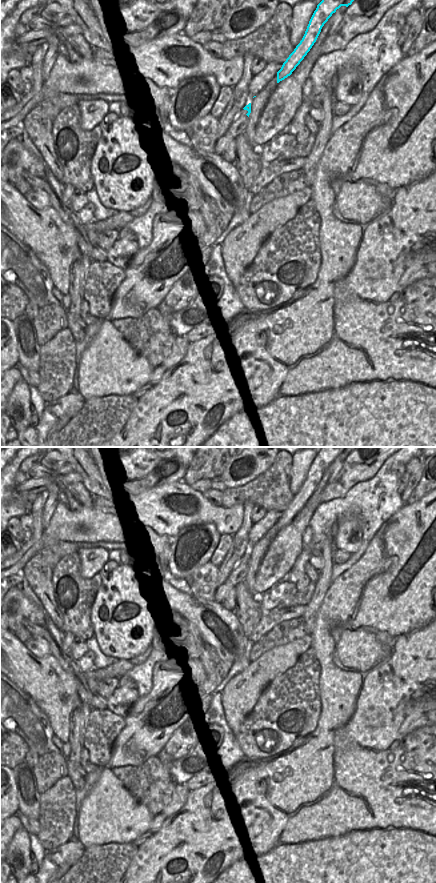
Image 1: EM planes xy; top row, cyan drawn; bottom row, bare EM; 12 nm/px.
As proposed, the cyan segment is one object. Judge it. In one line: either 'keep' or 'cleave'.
keep

